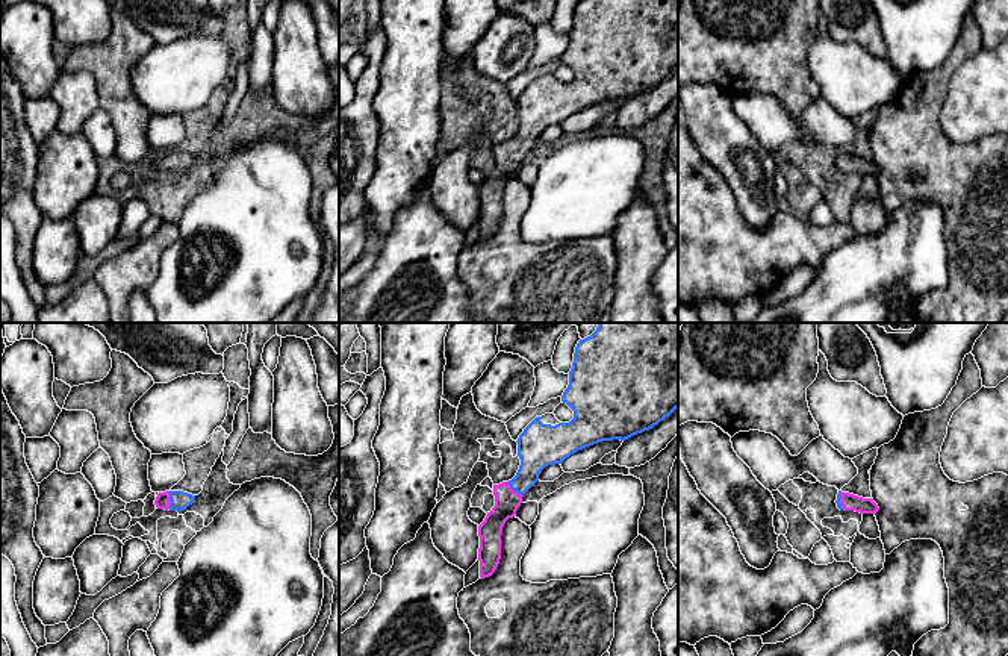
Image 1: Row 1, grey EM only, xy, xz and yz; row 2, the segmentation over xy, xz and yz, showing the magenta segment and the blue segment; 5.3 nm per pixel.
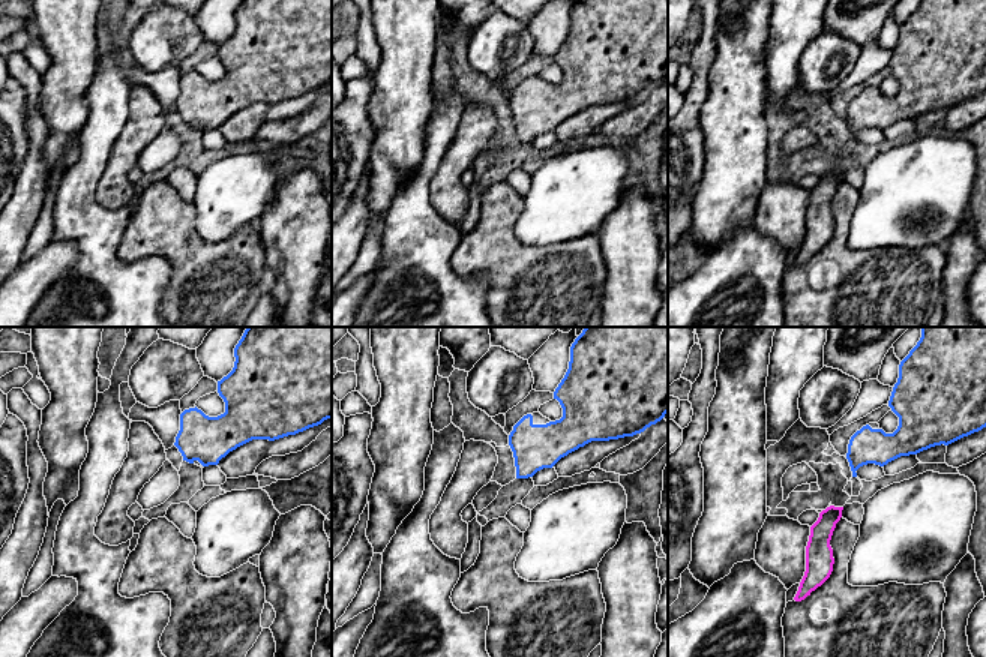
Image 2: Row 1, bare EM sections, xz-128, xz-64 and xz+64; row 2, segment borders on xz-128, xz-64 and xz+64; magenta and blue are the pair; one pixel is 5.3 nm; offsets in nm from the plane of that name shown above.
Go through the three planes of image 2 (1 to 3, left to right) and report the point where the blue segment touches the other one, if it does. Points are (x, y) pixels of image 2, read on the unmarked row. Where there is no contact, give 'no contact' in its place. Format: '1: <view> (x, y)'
1: no contact
2: no contact
3: no contact

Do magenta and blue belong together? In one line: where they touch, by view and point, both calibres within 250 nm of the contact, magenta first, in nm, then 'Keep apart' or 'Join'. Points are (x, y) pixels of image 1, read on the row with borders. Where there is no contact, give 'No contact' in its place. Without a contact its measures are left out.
Touches magenta at xy (170, 500). Thickness 80 nm (magenta) against 100 nm. Join

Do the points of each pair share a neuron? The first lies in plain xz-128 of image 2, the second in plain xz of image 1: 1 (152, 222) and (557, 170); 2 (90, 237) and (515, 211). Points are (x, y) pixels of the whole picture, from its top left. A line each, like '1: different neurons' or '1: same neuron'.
1: different neurons
2: different neurons

